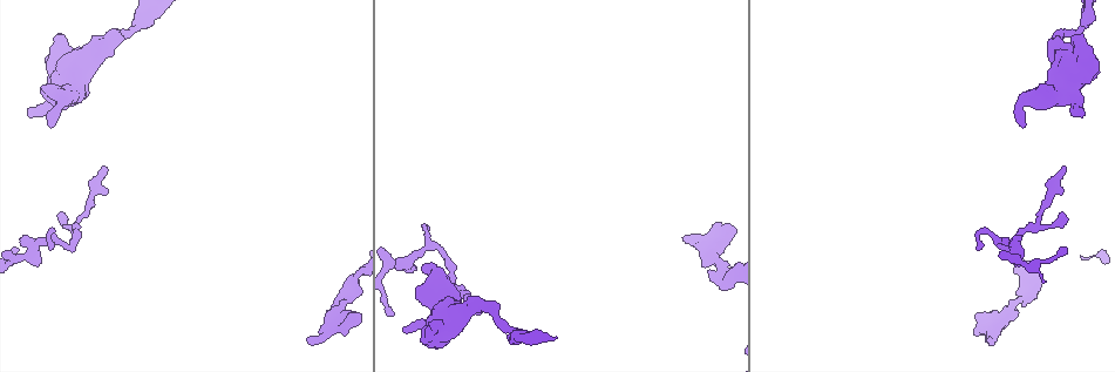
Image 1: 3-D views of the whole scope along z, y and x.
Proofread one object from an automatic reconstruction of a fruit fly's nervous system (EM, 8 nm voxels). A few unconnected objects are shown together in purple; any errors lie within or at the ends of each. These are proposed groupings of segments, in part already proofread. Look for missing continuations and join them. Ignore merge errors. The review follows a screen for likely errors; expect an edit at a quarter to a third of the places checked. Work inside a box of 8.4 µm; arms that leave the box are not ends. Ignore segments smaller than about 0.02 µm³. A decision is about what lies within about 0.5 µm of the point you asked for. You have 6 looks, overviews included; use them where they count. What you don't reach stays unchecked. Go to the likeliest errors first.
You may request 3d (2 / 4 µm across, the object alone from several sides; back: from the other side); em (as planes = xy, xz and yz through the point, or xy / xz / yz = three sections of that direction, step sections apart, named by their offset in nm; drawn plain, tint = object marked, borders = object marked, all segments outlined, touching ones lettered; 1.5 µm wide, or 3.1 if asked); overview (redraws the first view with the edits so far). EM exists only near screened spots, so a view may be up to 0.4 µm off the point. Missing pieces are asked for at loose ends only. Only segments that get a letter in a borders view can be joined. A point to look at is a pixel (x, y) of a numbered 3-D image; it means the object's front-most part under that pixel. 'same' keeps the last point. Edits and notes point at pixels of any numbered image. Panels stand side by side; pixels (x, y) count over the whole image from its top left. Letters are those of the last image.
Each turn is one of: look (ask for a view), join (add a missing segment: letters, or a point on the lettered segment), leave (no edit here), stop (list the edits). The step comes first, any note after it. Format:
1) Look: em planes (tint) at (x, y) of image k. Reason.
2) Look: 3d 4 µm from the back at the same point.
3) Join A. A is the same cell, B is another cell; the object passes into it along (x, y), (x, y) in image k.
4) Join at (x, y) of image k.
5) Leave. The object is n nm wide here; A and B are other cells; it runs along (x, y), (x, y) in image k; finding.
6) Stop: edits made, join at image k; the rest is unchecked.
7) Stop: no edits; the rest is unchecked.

Look: em xz step 8 (tint) at (1062, 165) of image 1. Branch stops here.

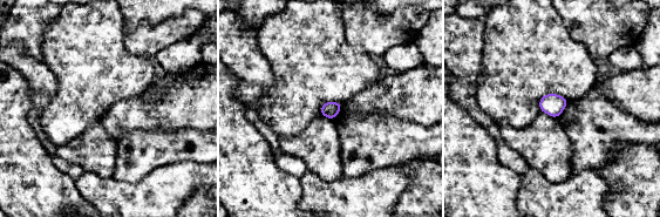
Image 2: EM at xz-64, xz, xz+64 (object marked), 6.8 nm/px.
Look: em planes (borders) at the same point.

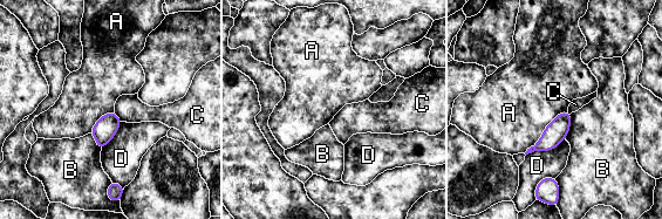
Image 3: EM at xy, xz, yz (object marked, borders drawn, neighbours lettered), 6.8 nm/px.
Leave. A, B, C and D are other cells; a border runs along (567, 110), (524, 152) in image 3; no lettered segment goes on from it.

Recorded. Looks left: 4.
Look: em planes (borders) at (987, 342) of image 1. Branch stops here.

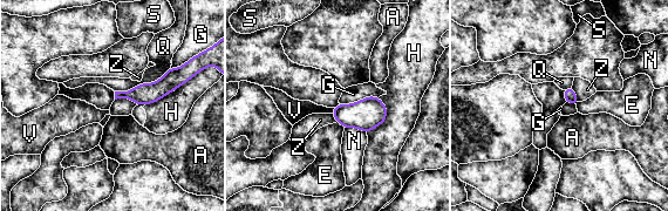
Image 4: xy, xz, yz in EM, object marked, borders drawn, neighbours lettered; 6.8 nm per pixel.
Leave. A, E, G, H, N, Q, S, V and Z are other cells; it runs along (179, 82), (117, 95) in image 4; no lettered segment goes on from it.

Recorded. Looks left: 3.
Look: 3d 2 µm at (29, 116) of image 1.

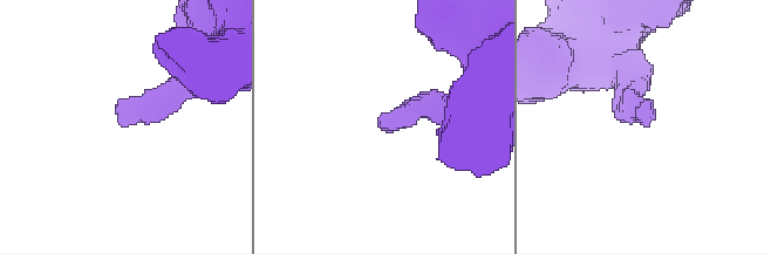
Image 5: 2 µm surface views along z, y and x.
Look: em yz step 8 (borders) at (649, 116) of image 5.

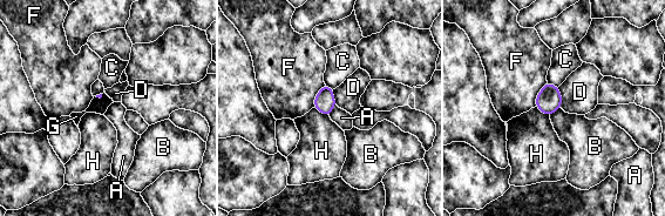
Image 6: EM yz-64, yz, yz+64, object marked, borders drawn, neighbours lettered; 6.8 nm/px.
Leave. A, B, C, D, F, G and H are other cells; a border runs along (561, 107), (549, 115) in image 6; none of them fits.

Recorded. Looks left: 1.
Stop: no edits; the rest is unchecked.

